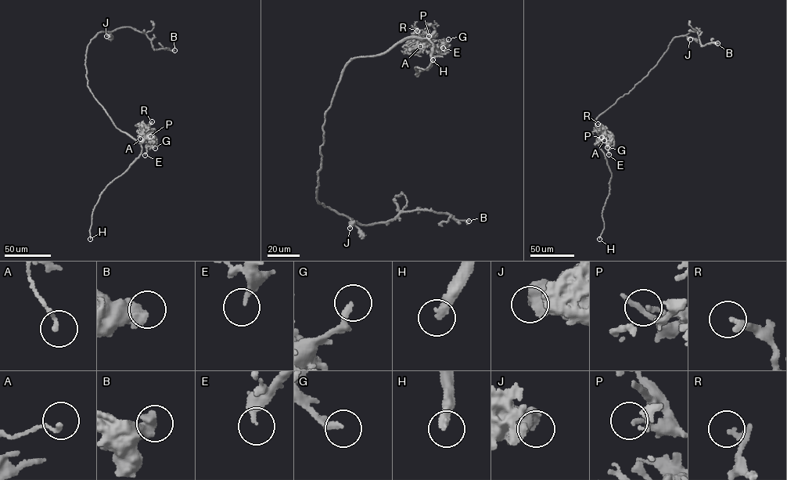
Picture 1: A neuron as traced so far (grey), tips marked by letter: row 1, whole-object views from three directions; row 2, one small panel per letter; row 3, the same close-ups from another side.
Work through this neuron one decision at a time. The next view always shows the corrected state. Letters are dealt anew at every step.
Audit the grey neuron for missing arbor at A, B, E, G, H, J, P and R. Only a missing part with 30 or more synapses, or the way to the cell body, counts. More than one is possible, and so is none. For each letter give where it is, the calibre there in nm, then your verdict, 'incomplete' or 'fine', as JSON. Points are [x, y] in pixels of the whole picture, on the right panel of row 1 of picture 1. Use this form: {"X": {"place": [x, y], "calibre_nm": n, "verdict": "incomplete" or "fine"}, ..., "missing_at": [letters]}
{"A": {"place": [604, 140], "calibre_nm": 150, "verdict": "fine"}, "B": {"place": [717, 43], "calibre_nm": 600, "verdict": "fine"}, "E": {"place": [609, 154], "calibre_nm": 260, "verdict": "fine"}, "G": {"place": [607, 147], "calibre_nm": 200, "verdict": "fine"}, "H": {"place": [599, 239], "calibre_nm": 320, "verdict": "incomplete"}, "J": {"place": [690, 39], "calibre_nm": 650, "verdict": "fine"}, "P": {"place": [601, 137], "calibre_nm": 160, "verdict": "fine"}, "R": {"place": [598, 124], "calibre_nm": 240, "verdict": "fine"}, "missing_at": ["H"]}

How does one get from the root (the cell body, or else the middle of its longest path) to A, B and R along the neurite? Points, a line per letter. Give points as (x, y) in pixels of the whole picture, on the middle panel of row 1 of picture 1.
A: (328, 109), (342, 73), (352, 59), (379, 55), (407, 37), (423, 40), (418, 41), (416, 47), (420, 46)
B: (328, 109), (317, 172), (318, 203), (364, 224), (385, 222), (401, 212), (423, 209), (468, 221)
R: (328, 109), (347, 63), (356, 57), (379, 55), (407, 37), (420, 38), (425, 43), (414, 41), (417, 30)

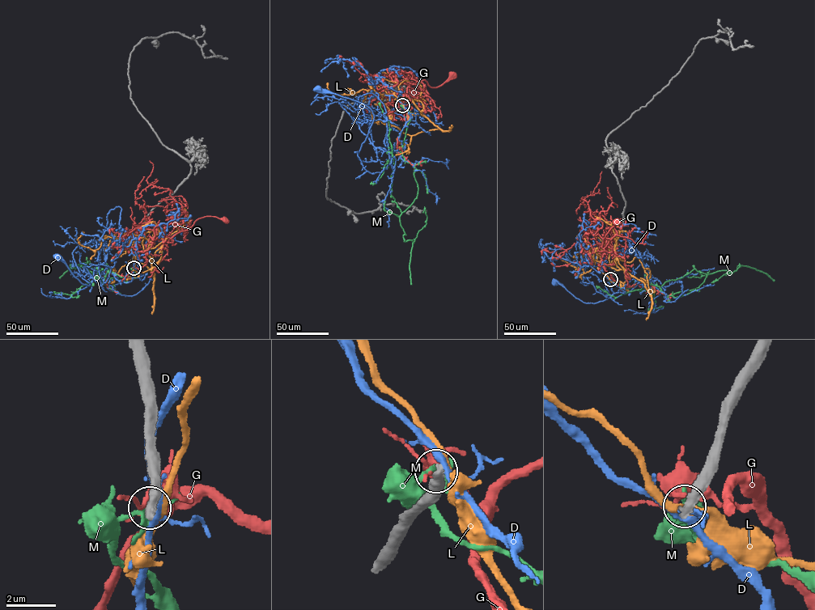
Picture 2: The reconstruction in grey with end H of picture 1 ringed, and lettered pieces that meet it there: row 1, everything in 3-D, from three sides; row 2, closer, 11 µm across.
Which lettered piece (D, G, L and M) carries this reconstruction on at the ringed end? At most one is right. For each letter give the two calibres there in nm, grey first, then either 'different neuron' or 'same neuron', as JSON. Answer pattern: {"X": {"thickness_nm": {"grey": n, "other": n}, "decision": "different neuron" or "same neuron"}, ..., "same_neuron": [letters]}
{"D": {"thickness_nm": {"grey": 360, "other": 240}, "decision": "different neuron"}, "G": {"thickness_nm": {"grey": 550, "other": 480}, "decision": "different neuron"}, "L": {"thickness_nm": {"grey": 440, "other": 280}, "decision": "different neuron"}, "M": {"thickness_nm": {"grey": 460, "other": 110}, "decision": "different neuron"}, "same_neuron": []}

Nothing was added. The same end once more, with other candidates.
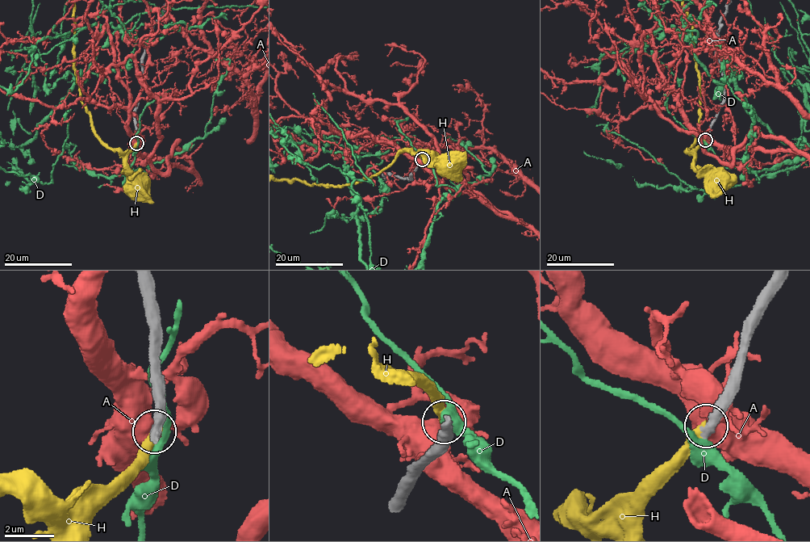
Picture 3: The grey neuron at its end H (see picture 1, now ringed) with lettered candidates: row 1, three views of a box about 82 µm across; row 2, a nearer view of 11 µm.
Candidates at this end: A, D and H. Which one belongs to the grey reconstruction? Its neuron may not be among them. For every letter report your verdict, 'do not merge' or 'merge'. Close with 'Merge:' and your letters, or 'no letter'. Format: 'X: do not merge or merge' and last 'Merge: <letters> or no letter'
A: do not merge
D: do not merge
H: merge
Merge: H

